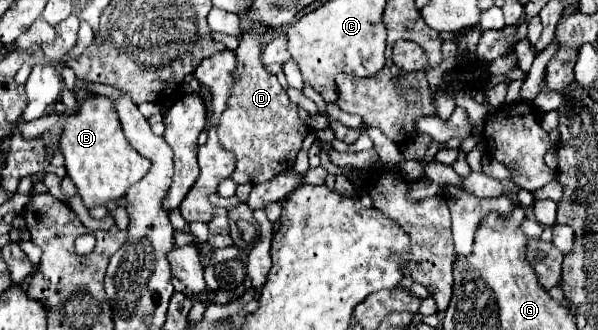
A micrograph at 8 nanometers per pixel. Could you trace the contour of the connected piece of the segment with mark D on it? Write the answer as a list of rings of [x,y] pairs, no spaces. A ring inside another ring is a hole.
[[[257,28],[243,32],[239,48],[235,50],[239,62],[239,86],[227,102],[227,110],[219,122],[219,142],[237,156],[237,168],[233,180],[237,184],[261,184],[269,182],[277,174],[291,170],[301,150],[301,142],[307,136],[307,126],[297,116],[297,104],[293,104],[281,88],[277,76],[269,74],[261,62],[263,36]]]

